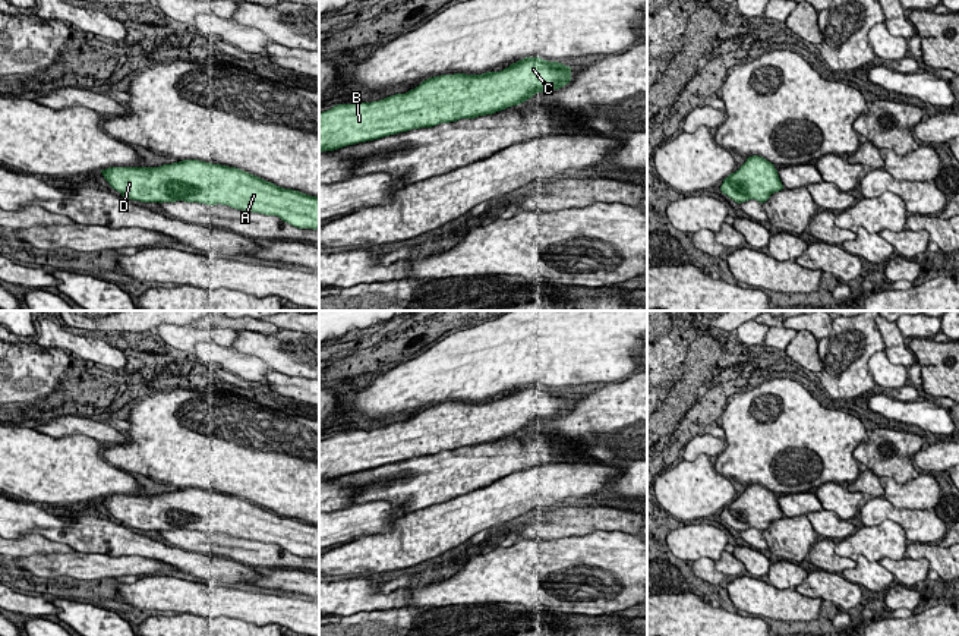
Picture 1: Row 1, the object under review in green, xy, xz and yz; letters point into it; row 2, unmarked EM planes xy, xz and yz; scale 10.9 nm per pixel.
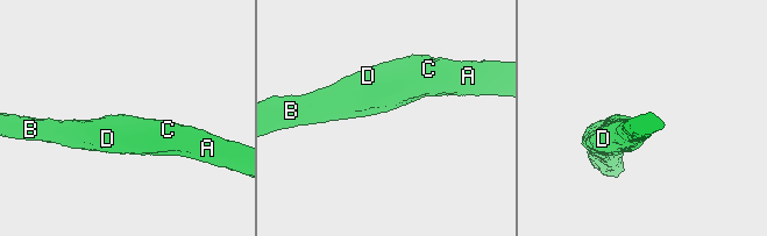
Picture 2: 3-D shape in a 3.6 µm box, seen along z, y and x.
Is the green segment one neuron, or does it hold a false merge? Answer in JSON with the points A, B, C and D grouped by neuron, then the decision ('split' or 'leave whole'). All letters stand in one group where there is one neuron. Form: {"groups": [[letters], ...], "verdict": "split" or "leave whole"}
{"groups": [["A", "B", "C", "D"]], "verdict": "leave whole"}

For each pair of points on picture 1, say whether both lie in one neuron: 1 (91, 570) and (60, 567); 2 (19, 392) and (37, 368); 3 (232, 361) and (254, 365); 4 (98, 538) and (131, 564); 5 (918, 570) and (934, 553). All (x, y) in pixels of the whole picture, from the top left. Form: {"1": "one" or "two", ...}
{"1": "one", "2": "one", "3": "one", "4": "two", "5": "two"}

